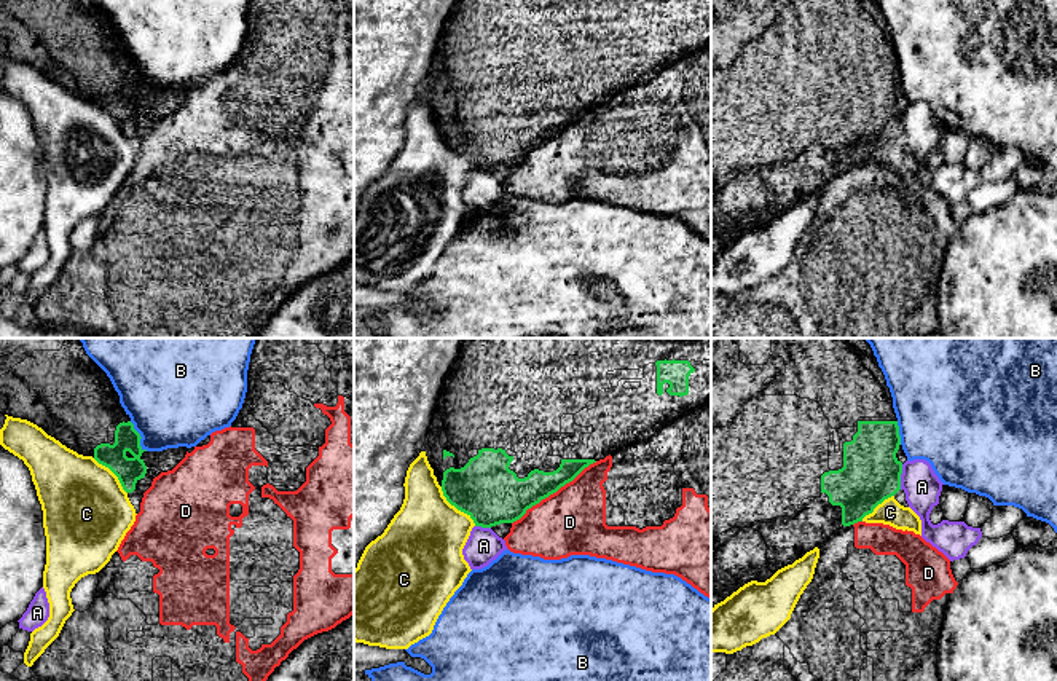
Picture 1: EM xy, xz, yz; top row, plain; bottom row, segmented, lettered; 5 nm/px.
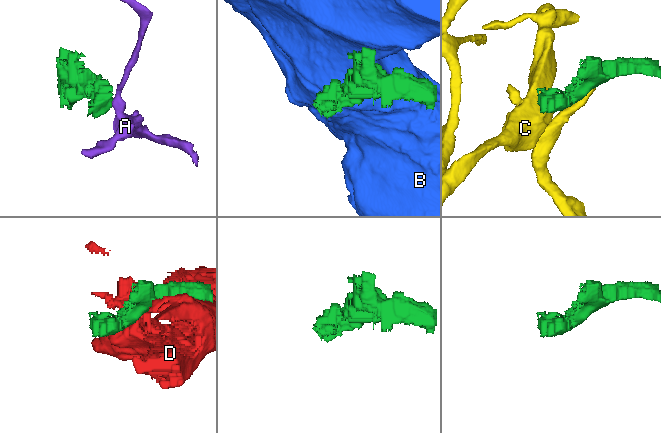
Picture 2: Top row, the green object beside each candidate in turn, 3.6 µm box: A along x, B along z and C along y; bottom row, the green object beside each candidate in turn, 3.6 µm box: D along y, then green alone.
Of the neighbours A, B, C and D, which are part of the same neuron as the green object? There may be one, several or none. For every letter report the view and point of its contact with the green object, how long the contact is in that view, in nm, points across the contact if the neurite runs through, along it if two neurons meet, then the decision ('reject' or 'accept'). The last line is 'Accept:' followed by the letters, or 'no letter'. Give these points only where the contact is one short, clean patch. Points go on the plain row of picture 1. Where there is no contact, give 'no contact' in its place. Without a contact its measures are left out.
A: contact yz (899, 120); length 130 nm; border yz (903, 107), (899, 131); reject
B: contact xy (141, 80); length 180 nm; reject
C: contact xz (456, 150); length 260 nm; reject
D: contact xz (554, 134); length 550 nm; reject
Accept: no letter

